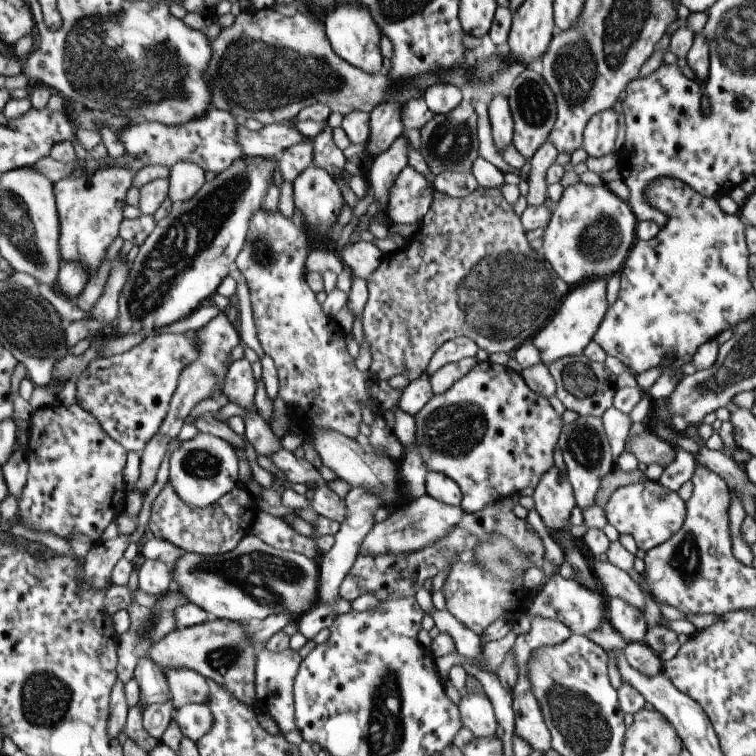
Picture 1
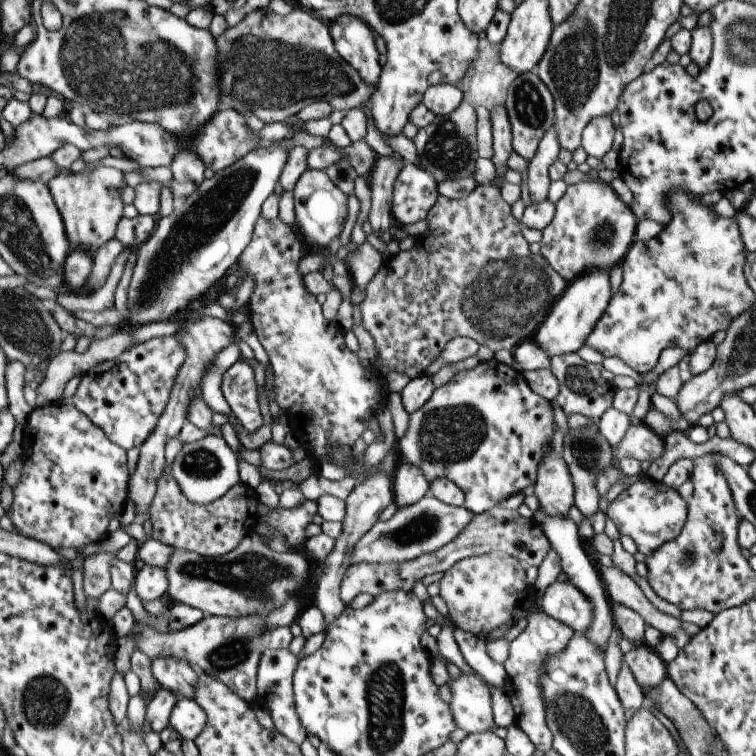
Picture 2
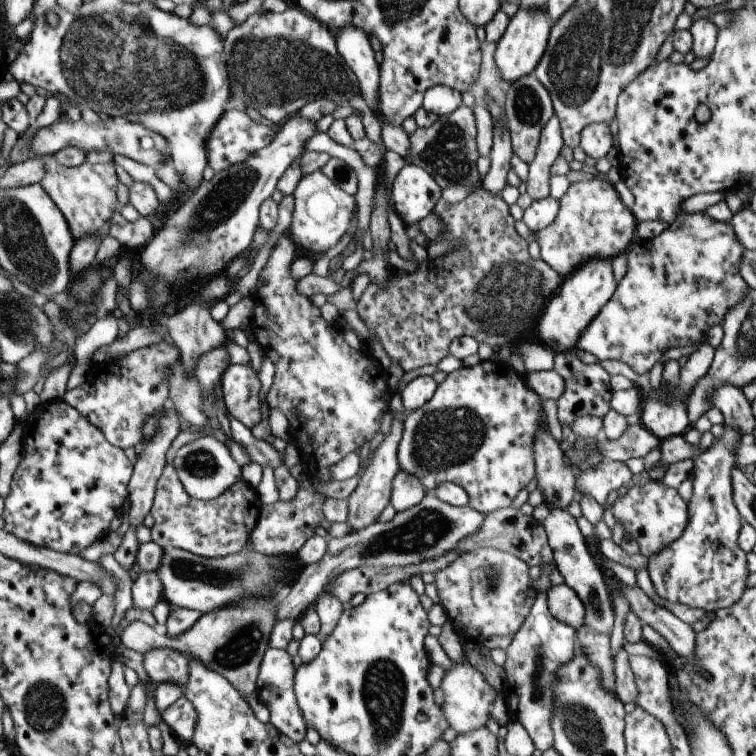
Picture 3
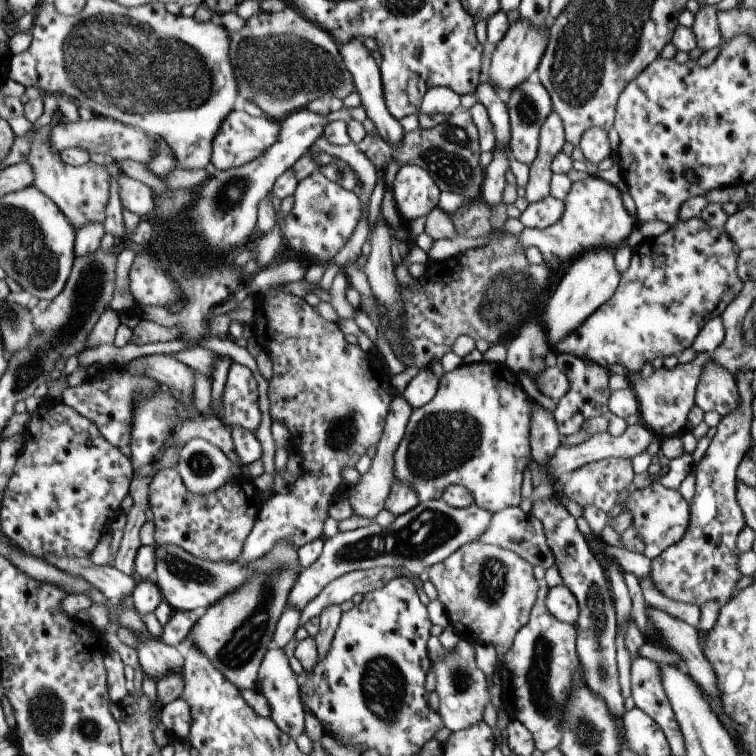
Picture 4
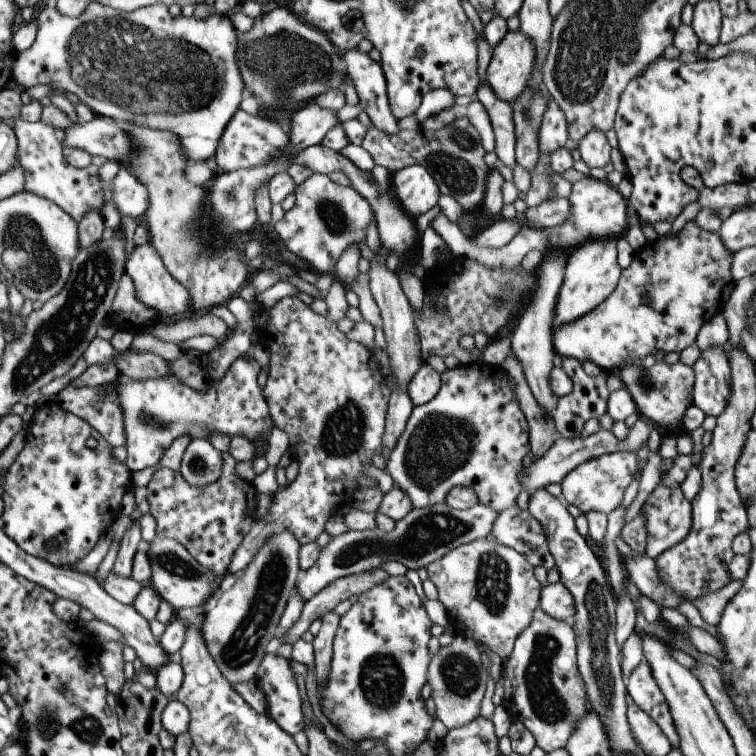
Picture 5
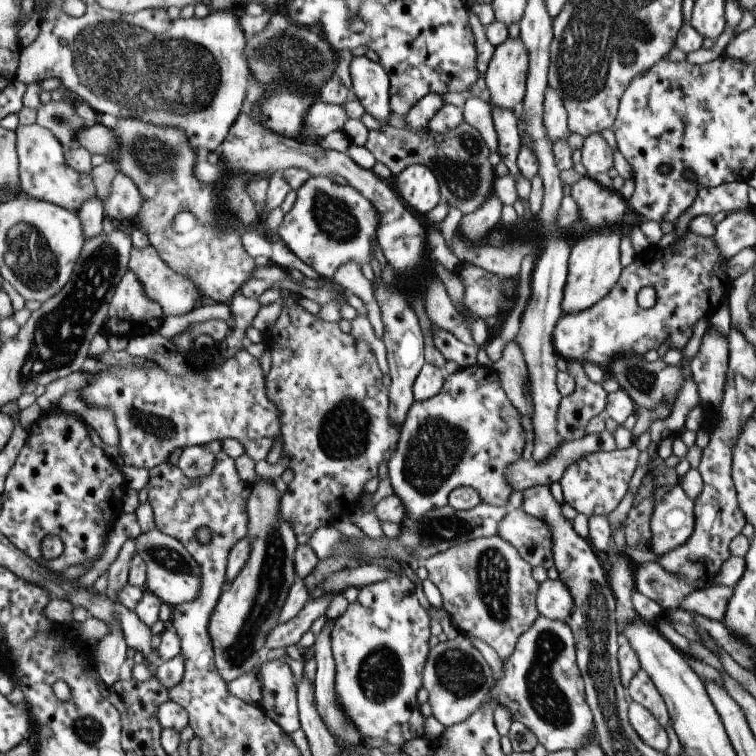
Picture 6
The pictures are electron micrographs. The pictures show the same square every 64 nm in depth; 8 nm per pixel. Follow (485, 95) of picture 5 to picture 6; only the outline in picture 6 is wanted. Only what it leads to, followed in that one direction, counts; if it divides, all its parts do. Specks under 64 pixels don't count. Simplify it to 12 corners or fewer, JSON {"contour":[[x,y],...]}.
{"contour":[[489,104],[497,153],[517,178],[520,140],[516,111]]}

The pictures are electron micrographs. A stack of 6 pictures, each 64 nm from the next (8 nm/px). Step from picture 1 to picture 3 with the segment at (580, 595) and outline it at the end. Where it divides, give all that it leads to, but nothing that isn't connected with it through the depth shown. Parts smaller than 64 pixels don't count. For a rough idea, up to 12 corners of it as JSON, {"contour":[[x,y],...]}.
{"contour":[[564,583],[546,590],[546,608],[575,630],[584,609]]}

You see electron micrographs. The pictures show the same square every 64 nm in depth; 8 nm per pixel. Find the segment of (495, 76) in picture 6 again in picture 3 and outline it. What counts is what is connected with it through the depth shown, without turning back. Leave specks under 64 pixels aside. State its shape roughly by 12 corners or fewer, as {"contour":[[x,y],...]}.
{"contour":[[518,9],[496,43],[500,80],[533,74],[551,21]]}

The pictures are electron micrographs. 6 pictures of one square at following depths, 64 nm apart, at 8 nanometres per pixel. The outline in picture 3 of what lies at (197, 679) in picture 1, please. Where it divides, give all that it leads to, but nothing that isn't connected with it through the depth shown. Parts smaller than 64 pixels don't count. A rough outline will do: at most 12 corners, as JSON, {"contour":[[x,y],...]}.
{"contour":[[156,647],[141,656],[152,685],[184,688],[185,655]]}

